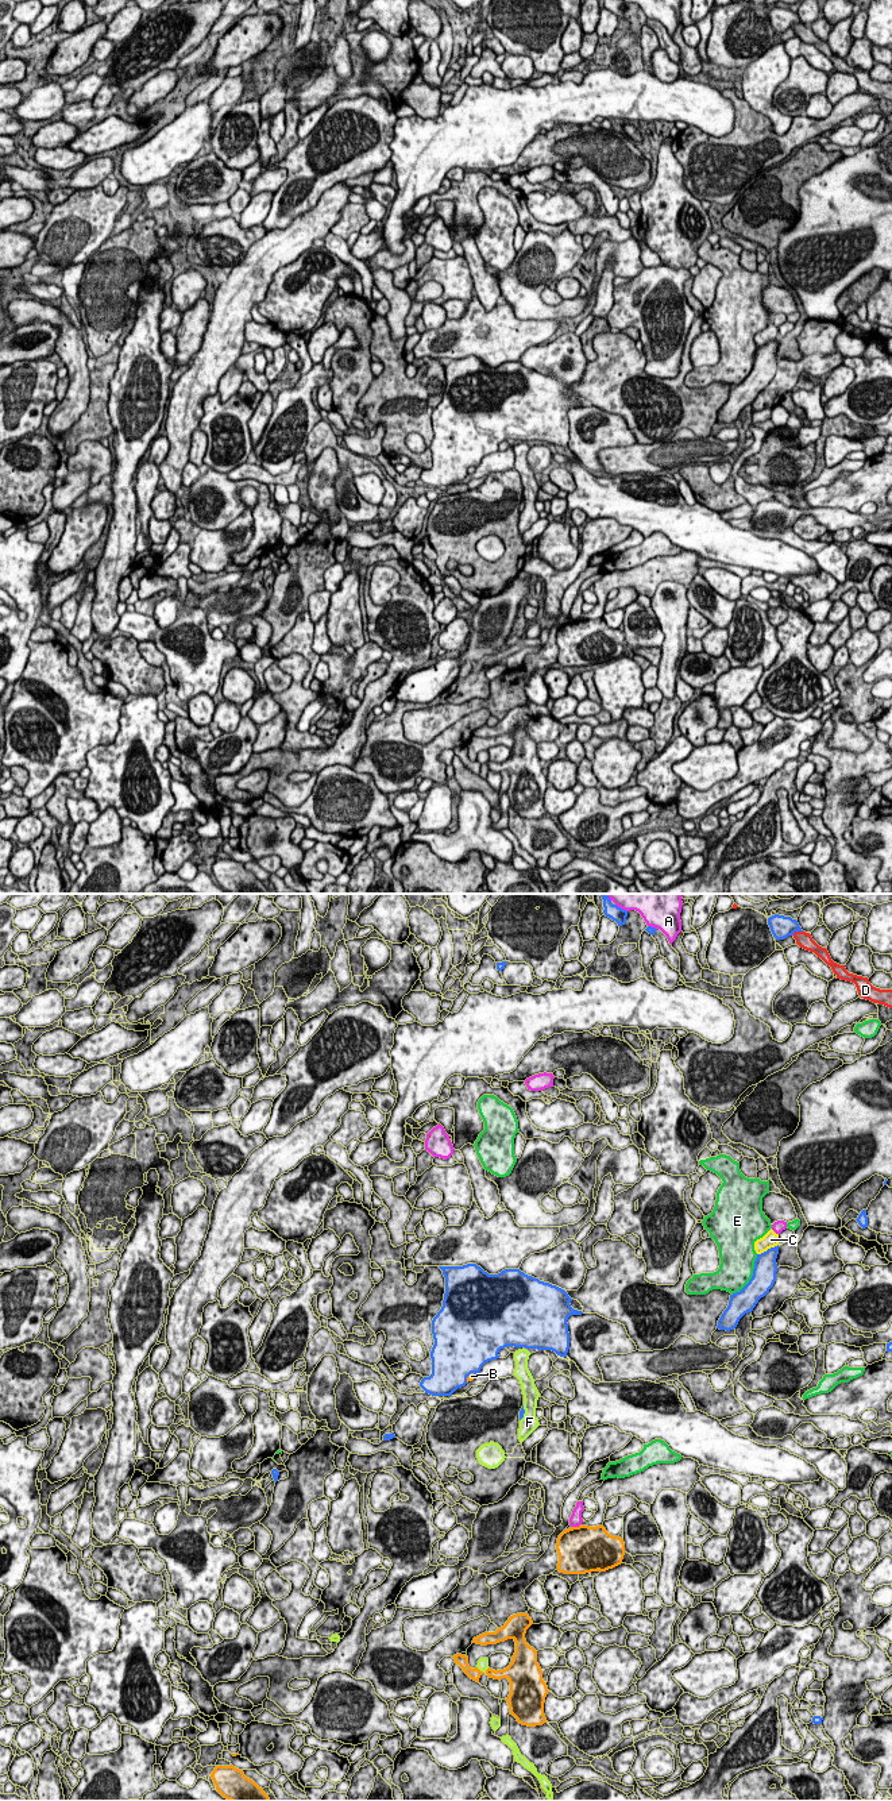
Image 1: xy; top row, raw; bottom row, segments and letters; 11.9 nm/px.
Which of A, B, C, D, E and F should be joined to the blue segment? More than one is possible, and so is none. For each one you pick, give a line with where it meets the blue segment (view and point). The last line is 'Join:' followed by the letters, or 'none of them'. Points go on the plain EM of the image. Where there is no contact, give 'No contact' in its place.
Join: none of them

